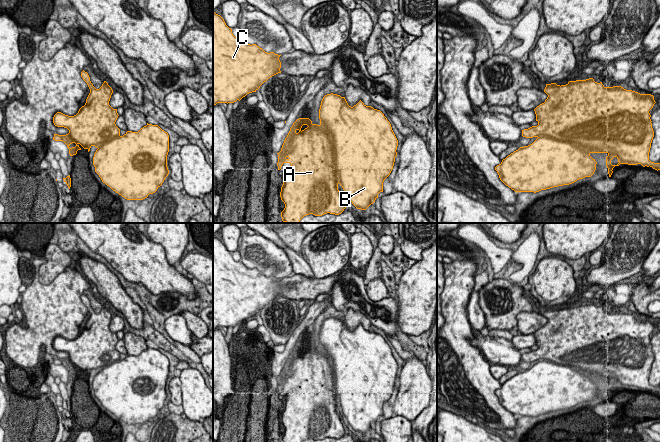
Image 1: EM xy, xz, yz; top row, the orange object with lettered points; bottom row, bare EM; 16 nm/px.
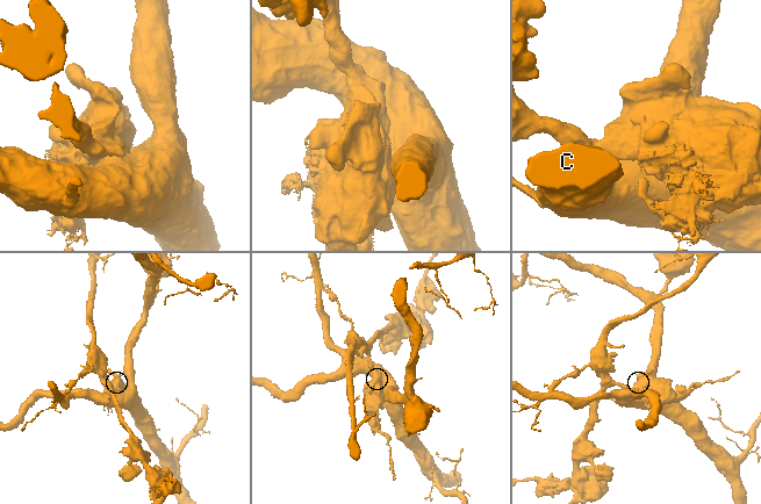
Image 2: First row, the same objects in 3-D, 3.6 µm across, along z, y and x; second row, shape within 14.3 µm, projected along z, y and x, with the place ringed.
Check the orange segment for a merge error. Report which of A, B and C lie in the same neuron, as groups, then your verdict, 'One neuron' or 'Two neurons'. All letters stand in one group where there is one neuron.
Groups: A / B C. Two neurons

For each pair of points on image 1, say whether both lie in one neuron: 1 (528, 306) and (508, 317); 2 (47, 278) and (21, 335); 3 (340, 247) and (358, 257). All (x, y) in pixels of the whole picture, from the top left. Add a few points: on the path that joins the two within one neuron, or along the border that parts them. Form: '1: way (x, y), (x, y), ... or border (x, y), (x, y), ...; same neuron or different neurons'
1: way (523, 306), (519, 306), (513, 312); same neuron
2: border (64, 271), (47, 284), (42, 284), (38, 280); different neurons
3: border (348, 235), (350, 243), (349, 261); different neurons

